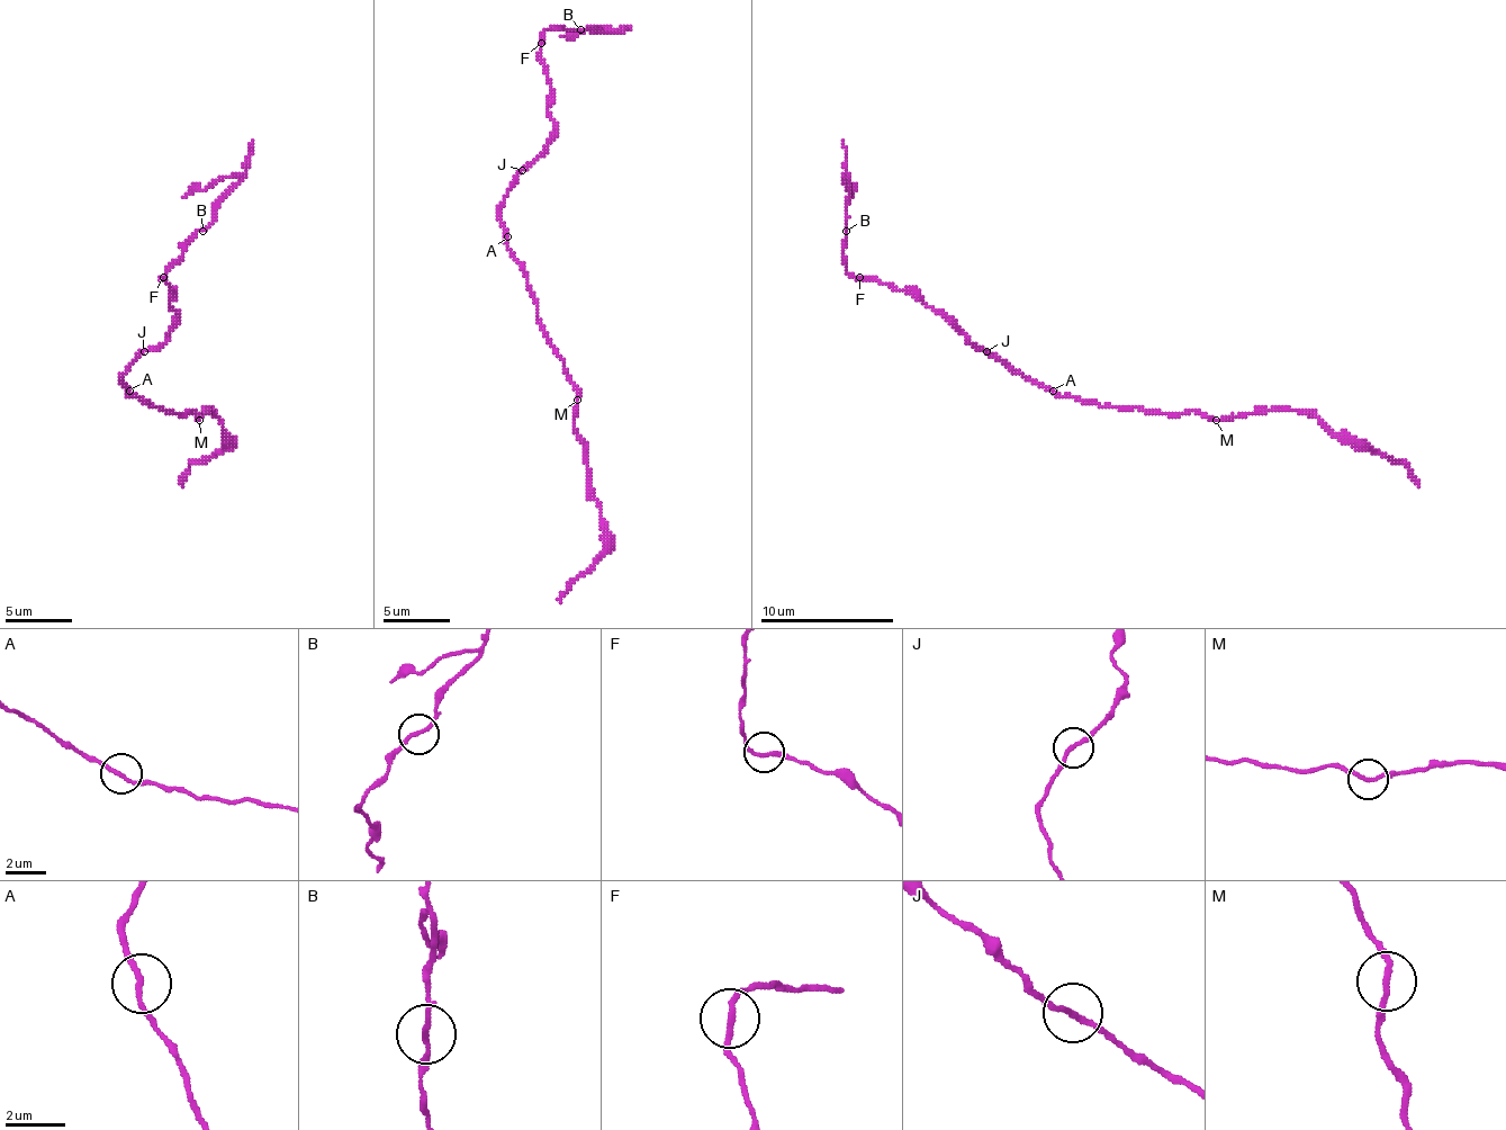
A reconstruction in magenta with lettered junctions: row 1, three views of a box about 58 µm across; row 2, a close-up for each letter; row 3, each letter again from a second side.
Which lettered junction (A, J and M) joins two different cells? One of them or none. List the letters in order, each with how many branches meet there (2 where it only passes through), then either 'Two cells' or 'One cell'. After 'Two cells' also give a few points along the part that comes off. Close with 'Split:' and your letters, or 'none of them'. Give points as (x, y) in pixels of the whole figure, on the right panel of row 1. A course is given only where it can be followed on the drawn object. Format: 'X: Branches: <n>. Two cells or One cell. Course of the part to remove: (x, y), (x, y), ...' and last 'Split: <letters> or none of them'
A: Branches: 2. One cell
J: Branches: 2. Two cells. Course of the part to remove: (986, 350), (980, 350), (946, 316), (903, 290), (853, 277), (842, 247), (849, 180), (842, 180), (853, 197)
M: Branches: 2. One cell
Split: J

